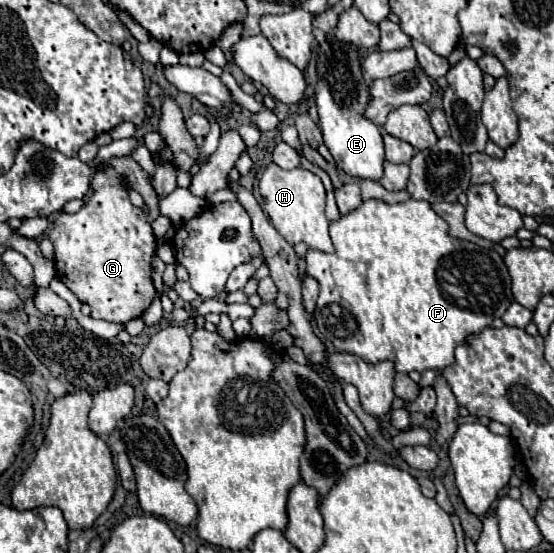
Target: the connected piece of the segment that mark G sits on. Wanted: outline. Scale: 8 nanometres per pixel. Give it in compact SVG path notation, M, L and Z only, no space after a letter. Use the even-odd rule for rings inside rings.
M132 156L112 158L92 180L90 200L76 212L60 212L54 220L50 240L54 244L56 276L78 296L80 302L90 304L92 318L124 324L140 318L152 304L156 290L150 280L150 258L154 254L152 220L158 218L158 196L146 180L146 172ZM118 176L134 176L130 186L142 196L148 212L130 202Z

